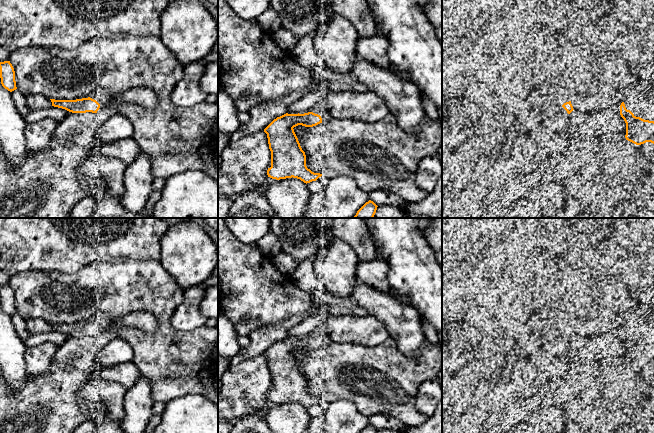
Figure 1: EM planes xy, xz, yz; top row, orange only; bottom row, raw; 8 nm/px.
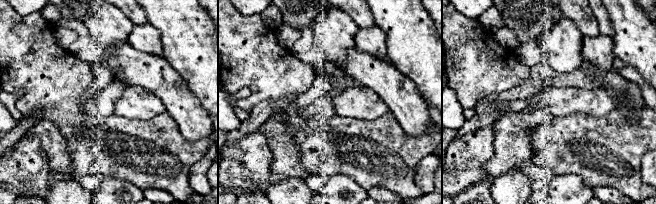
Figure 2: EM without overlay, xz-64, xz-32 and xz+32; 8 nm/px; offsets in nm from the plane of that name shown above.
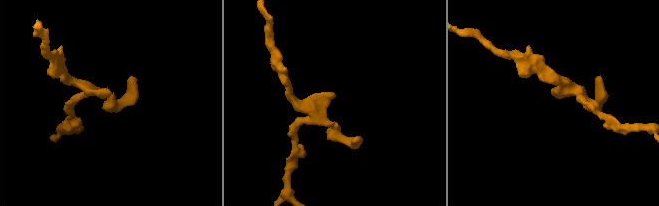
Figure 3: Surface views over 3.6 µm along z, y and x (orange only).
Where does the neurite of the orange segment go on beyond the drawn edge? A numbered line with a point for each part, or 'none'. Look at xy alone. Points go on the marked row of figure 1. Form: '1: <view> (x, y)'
1: xy (101, 95)

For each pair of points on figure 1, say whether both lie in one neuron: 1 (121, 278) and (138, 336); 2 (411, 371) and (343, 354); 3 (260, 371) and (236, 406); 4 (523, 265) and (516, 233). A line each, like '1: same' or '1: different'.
1: same
2: same
3: same
4: different

